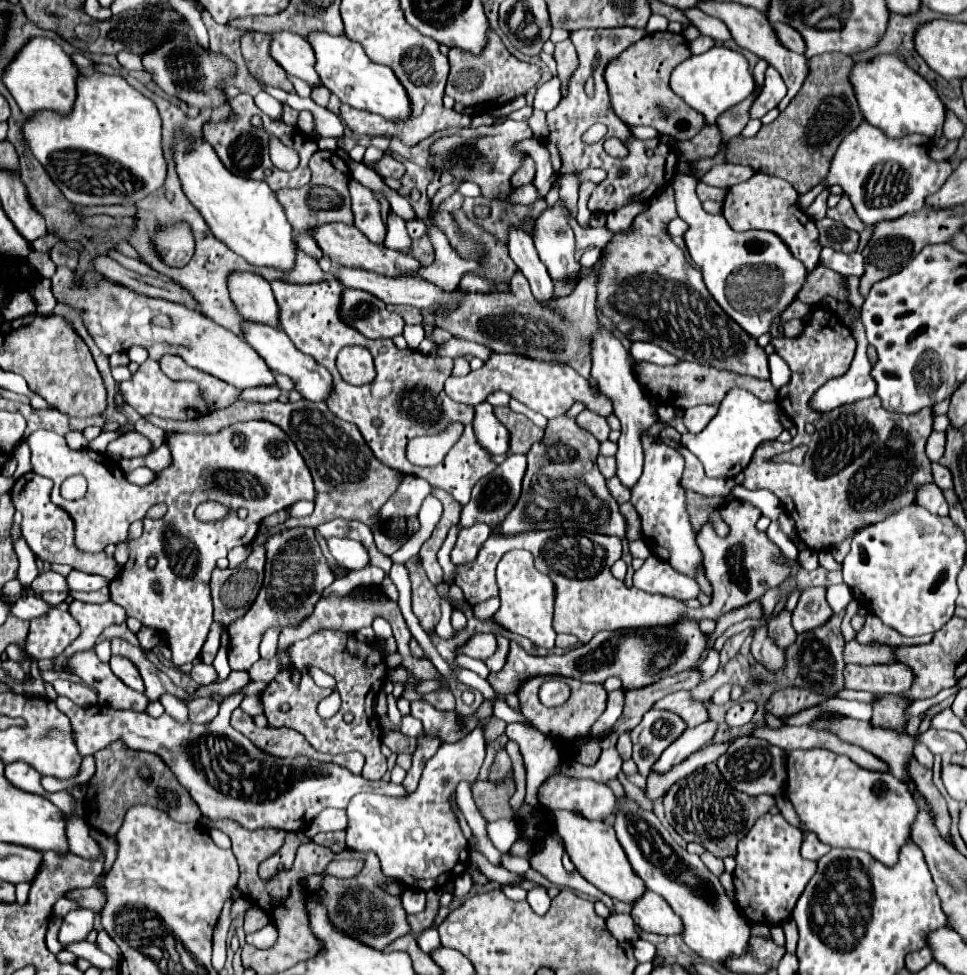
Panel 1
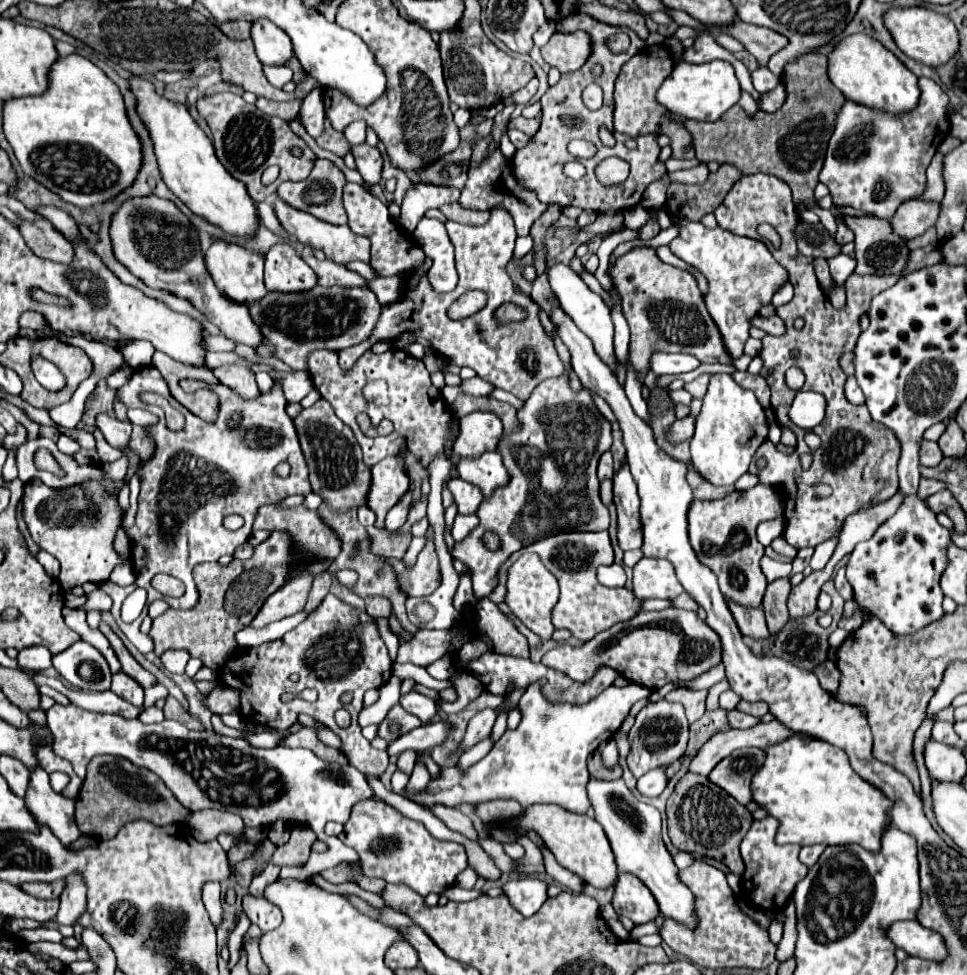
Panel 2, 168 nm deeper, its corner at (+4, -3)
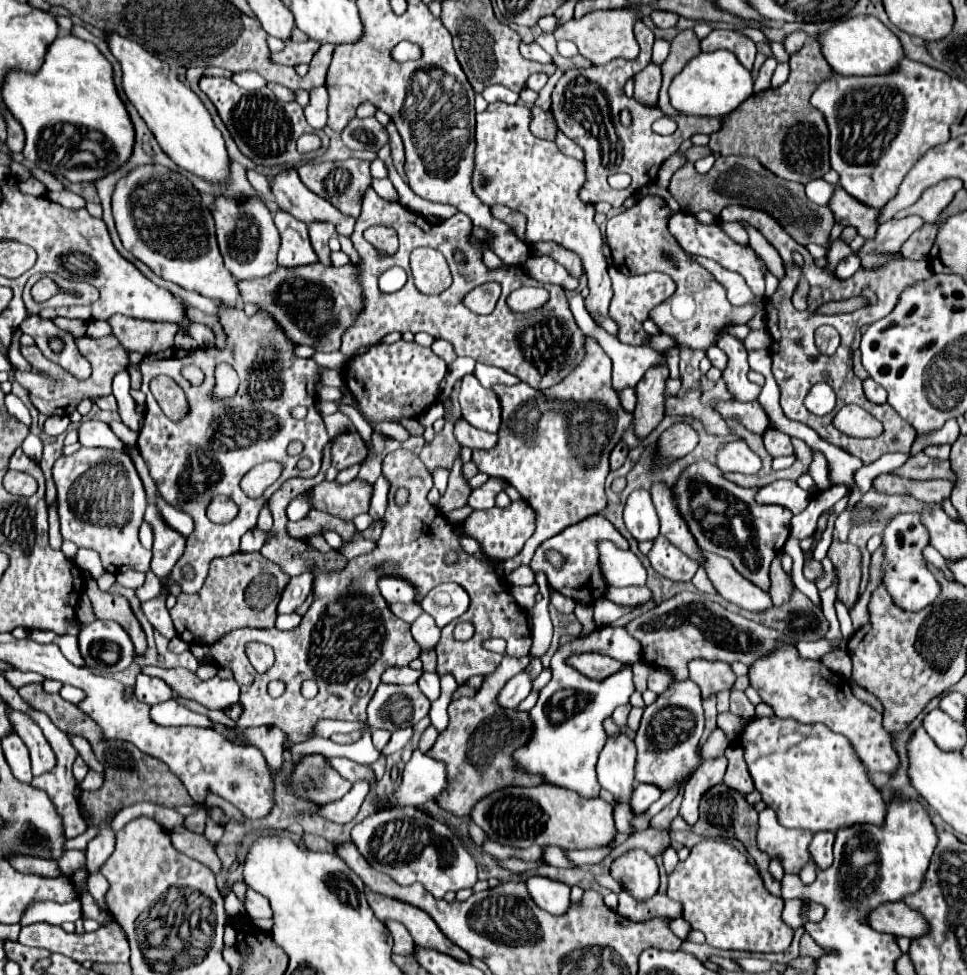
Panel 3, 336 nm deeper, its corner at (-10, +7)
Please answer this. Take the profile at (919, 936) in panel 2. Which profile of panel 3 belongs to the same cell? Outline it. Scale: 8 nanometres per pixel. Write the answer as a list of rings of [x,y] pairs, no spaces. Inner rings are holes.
[[[901,901],[877,905],[863,921],[879,933],[889,933],[895,937],[915,939],[927,933],[927,921],[923,921],[923,917],[919,917],[913,909],[907,909]]]

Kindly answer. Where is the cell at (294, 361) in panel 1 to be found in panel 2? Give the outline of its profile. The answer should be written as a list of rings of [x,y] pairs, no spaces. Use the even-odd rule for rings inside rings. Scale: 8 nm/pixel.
[[[155,195],[125,201],[111,221],[111,243],[115,257],[149,287],[167,289],[177,297],[189,299],[231,341],[253,349],[263,345],[265,335],[251,319],[249,309],[225,299],[225,295],[217,291],[213,279],[209,279],[199,247],[199,235],[189,219],[171,201]]]

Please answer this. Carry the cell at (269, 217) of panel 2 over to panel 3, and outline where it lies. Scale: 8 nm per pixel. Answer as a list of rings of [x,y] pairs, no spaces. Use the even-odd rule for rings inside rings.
[[[247,169],[247,181],[251,183],[251,187],[263,195],[271,195],[271,189],[269,189],[269,181],[265,175],[257,173],[255,169]]]

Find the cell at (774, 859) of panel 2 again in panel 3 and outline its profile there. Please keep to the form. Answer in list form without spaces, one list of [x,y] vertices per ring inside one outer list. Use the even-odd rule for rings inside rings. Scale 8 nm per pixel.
[[[773,809],[759,813],[757,845],[771,857],[781,857],[785,873],[799,873],[801,867],[811,861],[809,843],[813,835],[807,829],[785,829],[779,825]]]

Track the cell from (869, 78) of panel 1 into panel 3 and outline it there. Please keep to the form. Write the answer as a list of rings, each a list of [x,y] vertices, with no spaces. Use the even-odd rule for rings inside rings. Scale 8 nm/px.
[[[855,15],[845,21],[835,23],[825,33],[817,37],[821,53],[831,69],[839,75],[879,75],[889,73],[903,59],[903,49],[899,49],[899,39],[875,17]]]

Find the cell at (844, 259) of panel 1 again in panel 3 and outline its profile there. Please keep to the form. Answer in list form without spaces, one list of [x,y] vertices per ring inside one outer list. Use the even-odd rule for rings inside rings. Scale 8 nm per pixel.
[[[849,255],[847,259],[843,259],[837,269],[835,269],[835,277],[837,279],[849,279],[851,275],[855,275],[855,271],[861,267],[861,261],[857,255]]]

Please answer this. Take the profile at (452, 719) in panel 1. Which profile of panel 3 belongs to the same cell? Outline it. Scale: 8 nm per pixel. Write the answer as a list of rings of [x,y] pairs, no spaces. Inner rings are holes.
[[[423,673],[421,677],[419,677],[419,689],[425,693],[425,697],[429,699],[429,701],[435,701],[437,697],[439,697],[439,693],[441,693],[441,689],[439,689],[439,675],[437,673]]]

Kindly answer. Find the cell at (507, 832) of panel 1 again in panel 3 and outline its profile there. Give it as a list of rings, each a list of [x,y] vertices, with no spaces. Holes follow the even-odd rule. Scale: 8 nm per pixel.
[[[545,847],[545,857],[543,857],[543,859],[547,859],[551,865],[561,867],[561,869],[573,869],[573,867],[577,867],[577,865],[565,855],[565,851],[559,849],[559,847]]]

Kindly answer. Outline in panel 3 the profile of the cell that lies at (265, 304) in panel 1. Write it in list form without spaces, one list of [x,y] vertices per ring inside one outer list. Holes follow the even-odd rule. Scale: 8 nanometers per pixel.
[[[217,197],[213,201],[213,219],[217,229],[219,249],[225,261],[225,267],[235,279],[251,279],[251,277],[265,277],[267,273],[275,271],[277,267],[277,251],[279,251],[279,231],[273,223],[273,213],[267,205],[253,197],[253,199],[229,199]]]

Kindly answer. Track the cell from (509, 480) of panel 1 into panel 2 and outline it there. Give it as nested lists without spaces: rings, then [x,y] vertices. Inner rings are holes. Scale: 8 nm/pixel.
[[[489,451],[481,455],[481,459],[461,459],[459,477],[477,485],[483,493],[483,501],[489,501],[497,489],[509,483],[509,473],[499,451]]]

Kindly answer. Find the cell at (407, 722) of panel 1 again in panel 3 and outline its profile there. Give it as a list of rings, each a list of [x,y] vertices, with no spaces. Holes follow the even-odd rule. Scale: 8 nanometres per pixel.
[[[381,683],[367,707],[367,723],[371,725],[371,729],[387,731],[413,727],[429,715],[429,707],[431,703],[421,693],[417,683]]]

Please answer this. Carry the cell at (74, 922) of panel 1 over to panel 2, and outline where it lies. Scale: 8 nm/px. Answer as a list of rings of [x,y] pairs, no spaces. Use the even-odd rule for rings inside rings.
[[[73,875],[73,879],[69,879],[65,891],[61,893],[61,905],[59,911],[55,915],[55,923],[57,925],[71,925],[75,927],[79,917],[85,913],[87,901],[85,901],[85,883],[81,883],[81,879],[77,879],[77,875]]]

